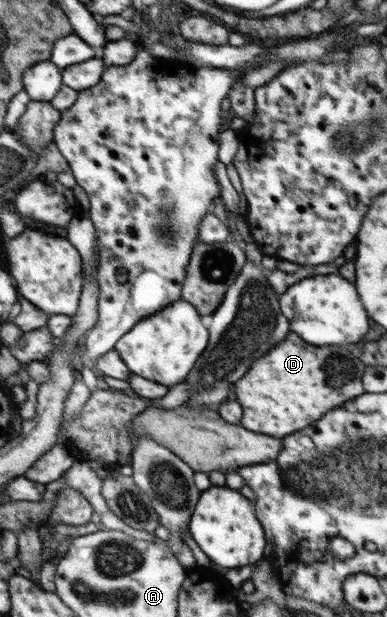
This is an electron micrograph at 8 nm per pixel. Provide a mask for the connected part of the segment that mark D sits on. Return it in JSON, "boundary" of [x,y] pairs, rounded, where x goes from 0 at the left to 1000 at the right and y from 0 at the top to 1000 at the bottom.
{"boundary":[[[747,538],[736,551],[711,561],[690,577],[654,587],[649,600],[607,626],[612,648],[638,658],[649,668],[695,677],[628,677],[623,687],[638,697],[695,703],[695,707],[742,707],[757,703],[866,658],[941,637],[933,613],[943,590],[907,577],[897,564],[881,561],[804,561],[783,554],[767,541]]]}

